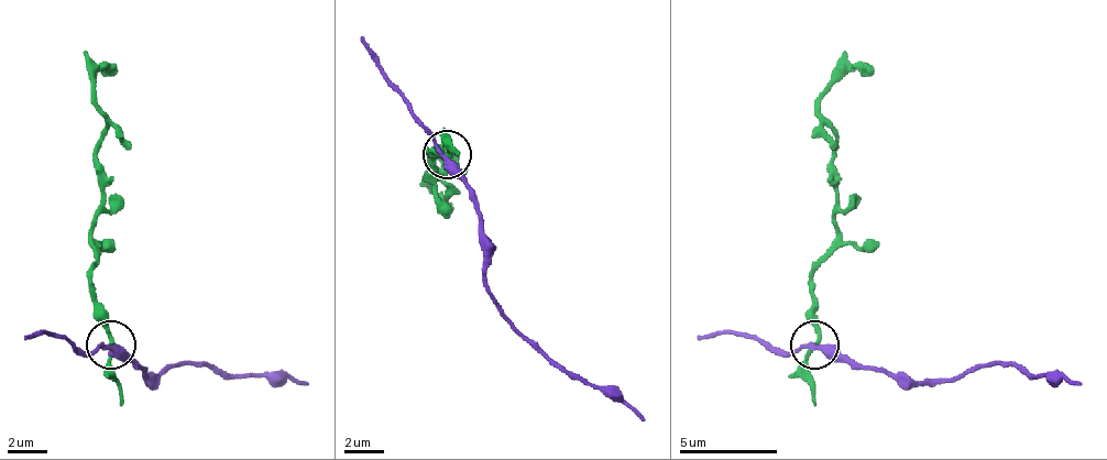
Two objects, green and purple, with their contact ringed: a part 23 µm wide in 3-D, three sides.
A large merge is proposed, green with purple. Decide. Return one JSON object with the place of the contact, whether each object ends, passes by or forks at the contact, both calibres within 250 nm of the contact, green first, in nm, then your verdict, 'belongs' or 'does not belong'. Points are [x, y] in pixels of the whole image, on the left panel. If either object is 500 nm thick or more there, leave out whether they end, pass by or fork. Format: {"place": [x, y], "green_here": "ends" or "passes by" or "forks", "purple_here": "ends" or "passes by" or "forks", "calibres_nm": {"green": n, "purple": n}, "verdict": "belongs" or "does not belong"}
{"place": [110, 344], "green_here": "passes by", "purple_here": "passes by", "calibres_nm": {"green": 200, "purple": 300}, "verdict": "does not belong"}

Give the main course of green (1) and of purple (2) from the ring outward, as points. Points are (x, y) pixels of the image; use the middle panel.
1: (446, 153), (446, 157), (426, 153), (426, 177), (440, 177), (436, 157), (430, 187), (450, 211)
2: (446, 153), (456, 177), (480, 216), (484, 289), (528, 338), (572, 378), (612, 387), (646, 422)

